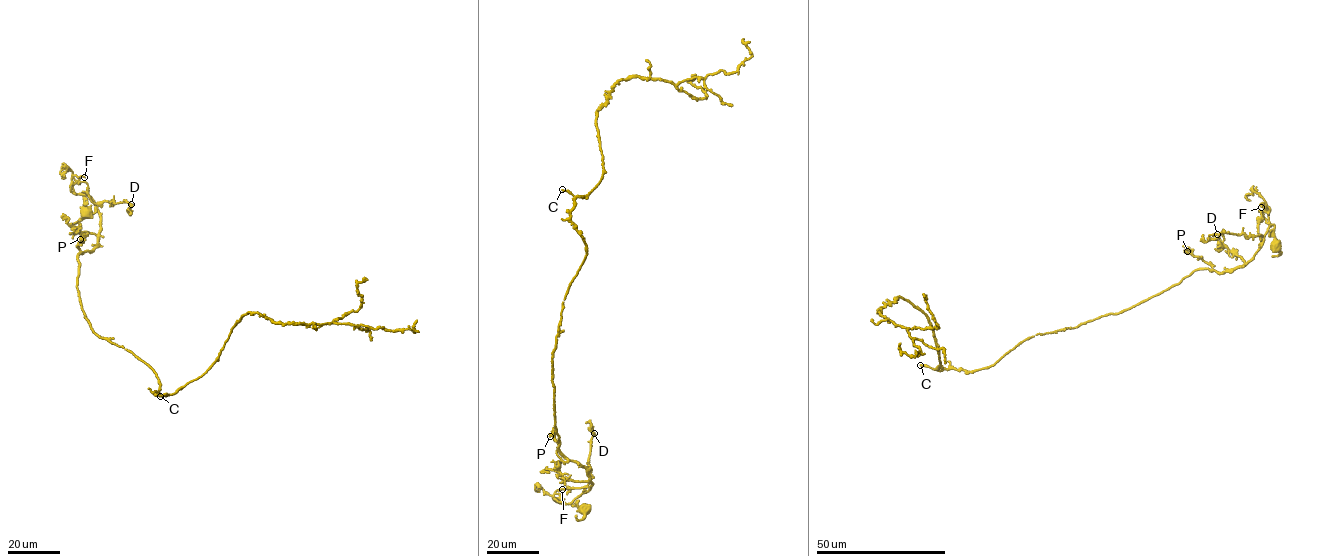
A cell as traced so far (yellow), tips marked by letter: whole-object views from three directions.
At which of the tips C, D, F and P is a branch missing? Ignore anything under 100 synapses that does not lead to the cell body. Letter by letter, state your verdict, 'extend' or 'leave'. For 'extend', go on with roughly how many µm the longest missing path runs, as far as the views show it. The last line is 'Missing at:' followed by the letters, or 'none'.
C: leave
D: leave
F: leave
P: leave
Missing at: none

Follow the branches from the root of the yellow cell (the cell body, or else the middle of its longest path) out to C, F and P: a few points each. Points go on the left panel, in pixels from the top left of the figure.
C: (86, 212), (82, 193), (101, 226), (77, 258), (84, 316), (152, 368), (160, 396)
F: (86, 212), (82, 193), (74, 193), (70, 188), (78, 180), (77, 175), (84, 177)
P: (86, 212), (82, 193), (91, 197), (101, 226), (92, 250), (79, 250), (80, 239)

